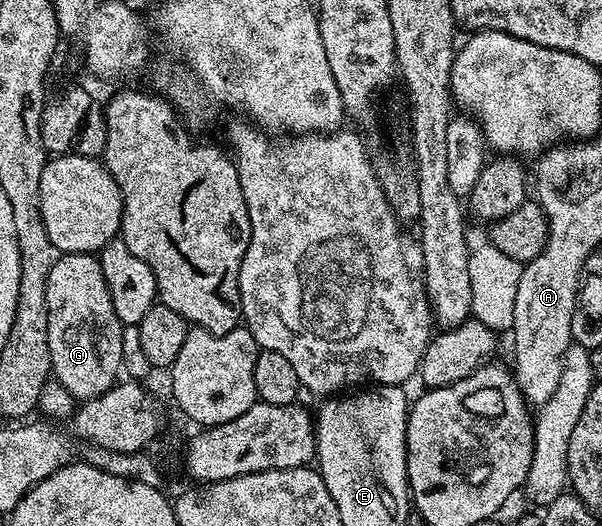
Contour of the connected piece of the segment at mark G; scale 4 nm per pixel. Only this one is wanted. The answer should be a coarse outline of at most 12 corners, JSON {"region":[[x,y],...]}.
{"region":[[95,254],[45,284],[54,381],[84,402],[120,381],[123,321]]}

